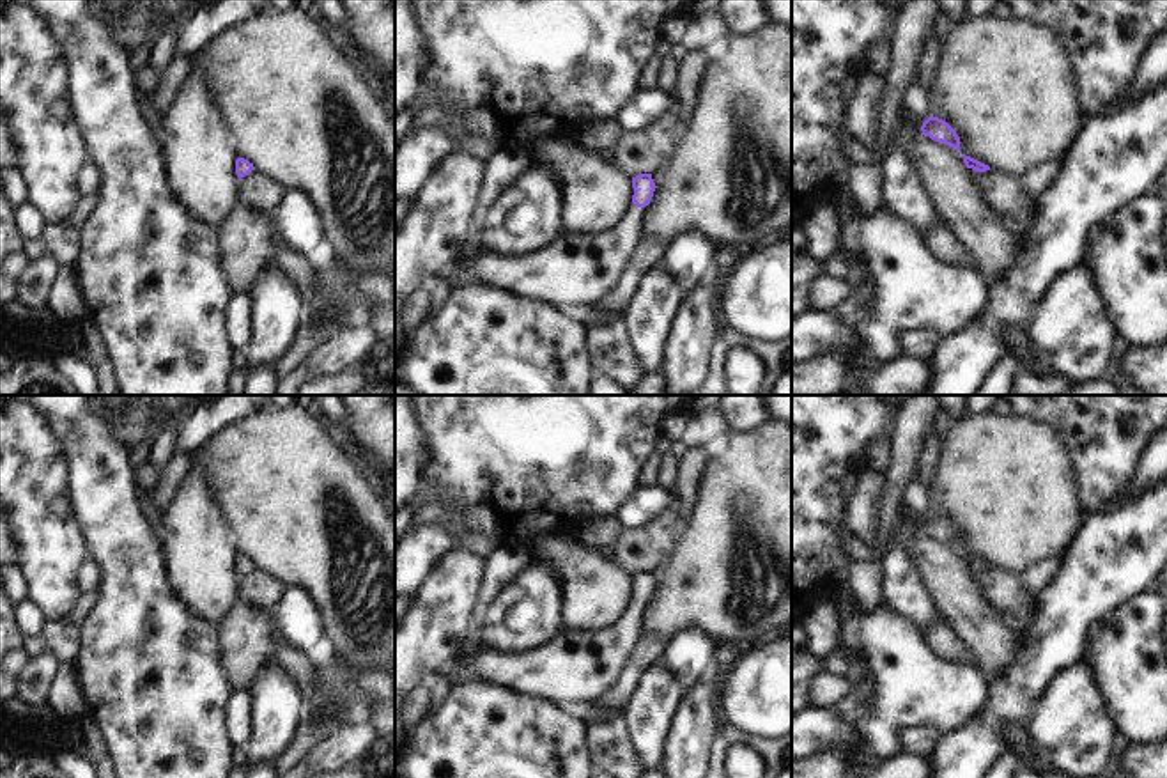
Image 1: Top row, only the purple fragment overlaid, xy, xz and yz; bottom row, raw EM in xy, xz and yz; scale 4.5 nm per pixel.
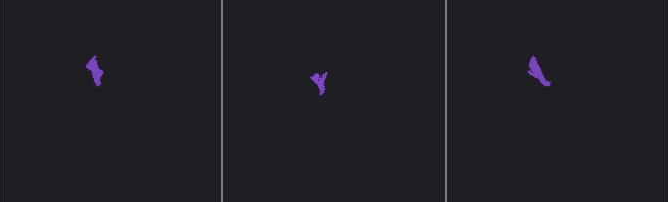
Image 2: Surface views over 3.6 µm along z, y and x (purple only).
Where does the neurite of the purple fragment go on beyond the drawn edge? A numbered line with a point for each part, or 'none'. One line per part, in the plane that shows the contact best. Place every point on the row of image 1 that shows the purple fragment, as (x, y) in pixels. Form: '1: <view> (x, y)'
1: xz (572, 272)

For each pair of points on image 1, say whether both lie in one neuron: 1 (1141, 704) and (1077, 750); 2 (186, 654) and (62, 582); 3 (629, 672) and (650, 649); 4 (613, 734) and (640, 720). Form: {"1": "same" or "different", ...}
{"1": "different", "2": "different", "3": "same", "4": "different"}

